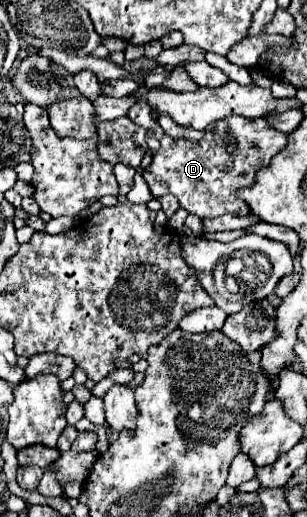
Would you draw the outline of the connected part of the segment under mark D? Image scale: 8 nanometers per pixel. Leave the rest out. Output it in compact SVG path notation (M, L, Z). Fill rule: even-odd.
M237 116L223 118L205 130L199 142L175 140L165 136L161 148L153 152L153 162L143 174L153 196L173 194L181 208L199 218L215 218L225 212L249 214L247 202L237 198L237 186L253 182L253 166L265 166L277 150L283 150L287 134L267 124L267 134L257 134L257 122L237 122Z

